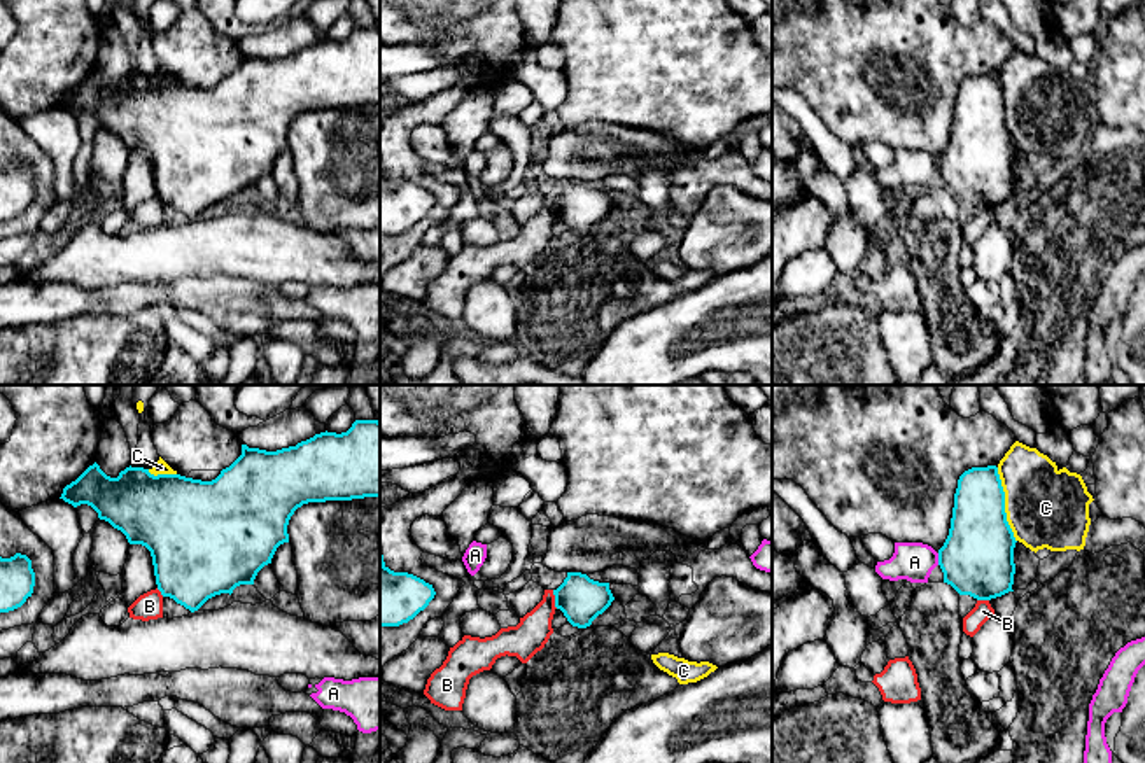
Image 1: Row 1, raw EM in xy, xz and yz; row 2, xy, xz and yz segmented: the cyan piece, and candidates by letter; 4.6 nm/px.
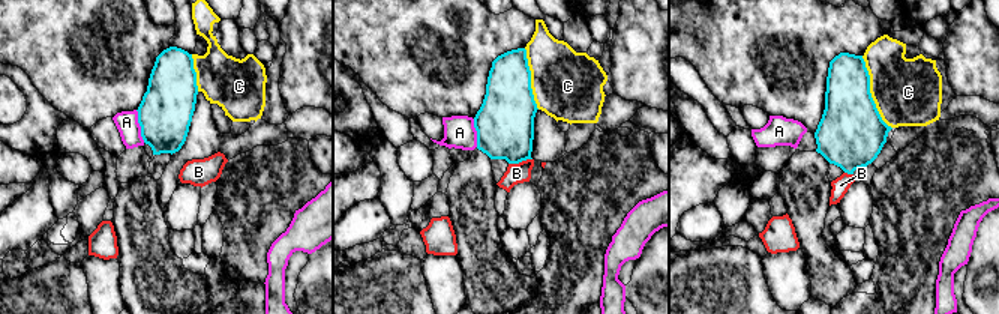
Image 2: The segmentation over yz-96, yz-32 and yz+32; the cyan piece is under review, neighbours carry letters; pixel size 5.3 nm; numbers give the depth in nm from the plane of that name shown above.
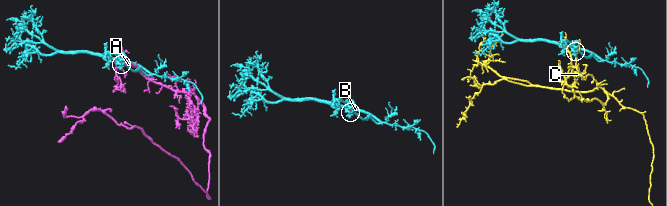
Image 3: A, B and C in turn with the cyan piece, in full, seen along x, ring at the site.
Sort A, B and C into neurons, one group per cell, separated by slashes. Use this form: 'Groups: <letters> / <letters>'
Groups: A / B / C

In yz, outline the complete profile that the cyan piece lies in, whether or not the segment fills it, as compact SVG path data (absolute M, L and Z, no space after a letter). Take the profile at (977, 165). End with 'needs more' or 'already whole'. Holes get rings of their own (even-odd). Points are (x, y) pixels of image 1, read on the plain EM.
M998 75L965 79L954 102L949 144L938 158L944 191L977 208L1014 200L1015 150Z | already whole

